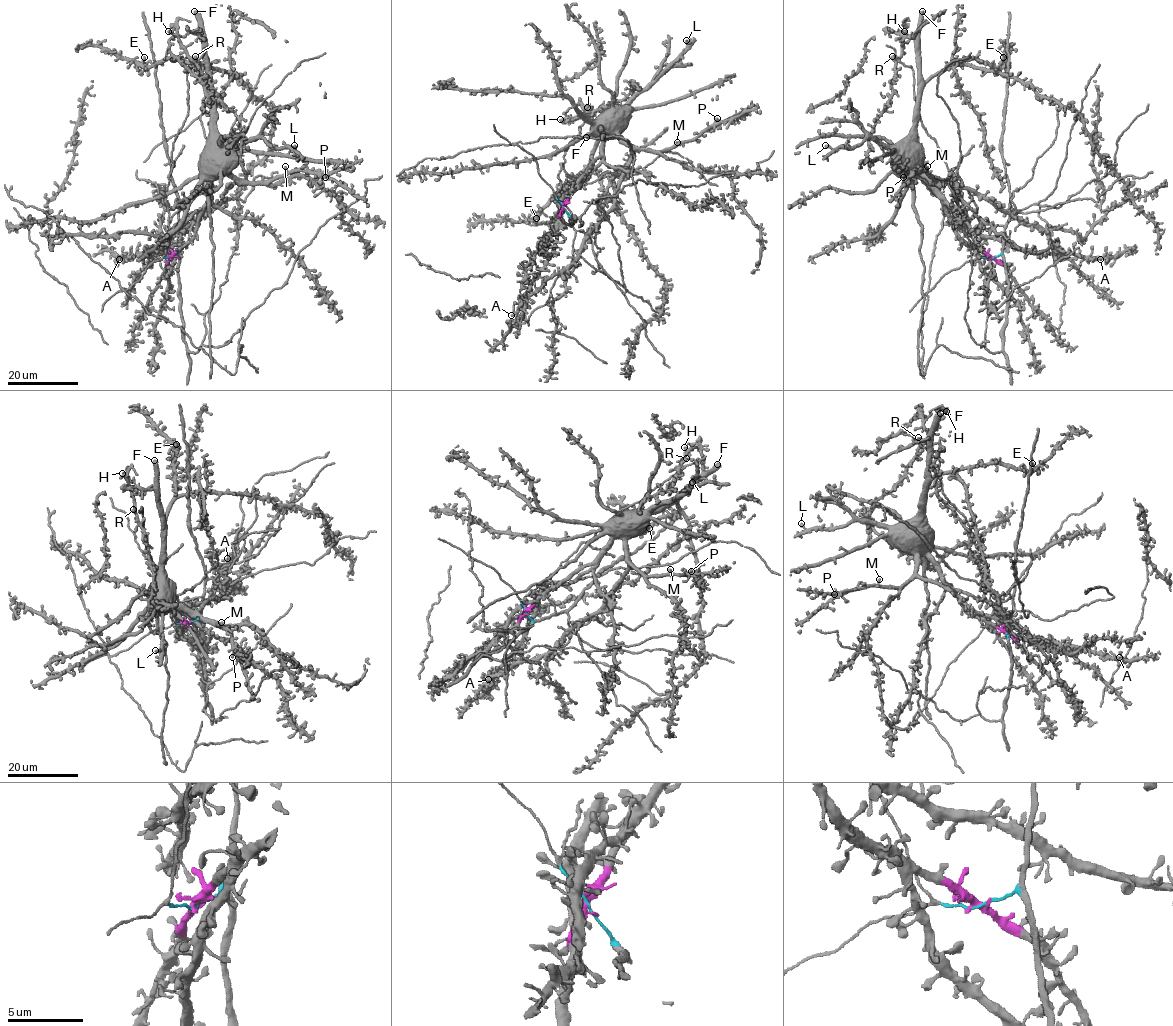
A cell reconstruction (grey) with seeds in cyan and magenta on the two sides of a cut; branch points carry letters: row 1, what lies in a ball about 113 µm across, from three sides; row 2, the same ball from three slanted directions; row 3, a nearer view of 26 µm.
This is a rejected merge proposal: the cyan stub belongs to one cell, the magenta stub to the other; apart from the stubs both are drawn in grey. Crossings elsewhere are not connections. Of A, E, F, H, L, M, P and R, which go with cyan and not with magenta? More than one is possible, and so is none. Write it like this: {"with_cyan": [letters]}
{"with_cyan": ["H", "R"]}

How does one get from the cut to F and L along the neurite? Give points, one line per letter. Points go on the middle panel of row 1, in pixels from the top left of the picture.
F: (563, 207), (571, 189), (600, 155), (602, 131), (586, 137)
L: (563, 207), (571, 189), (600, 155), (604, 137), (624, 114), (622, 107), (647, 88), (686, 48), (686, 40)

